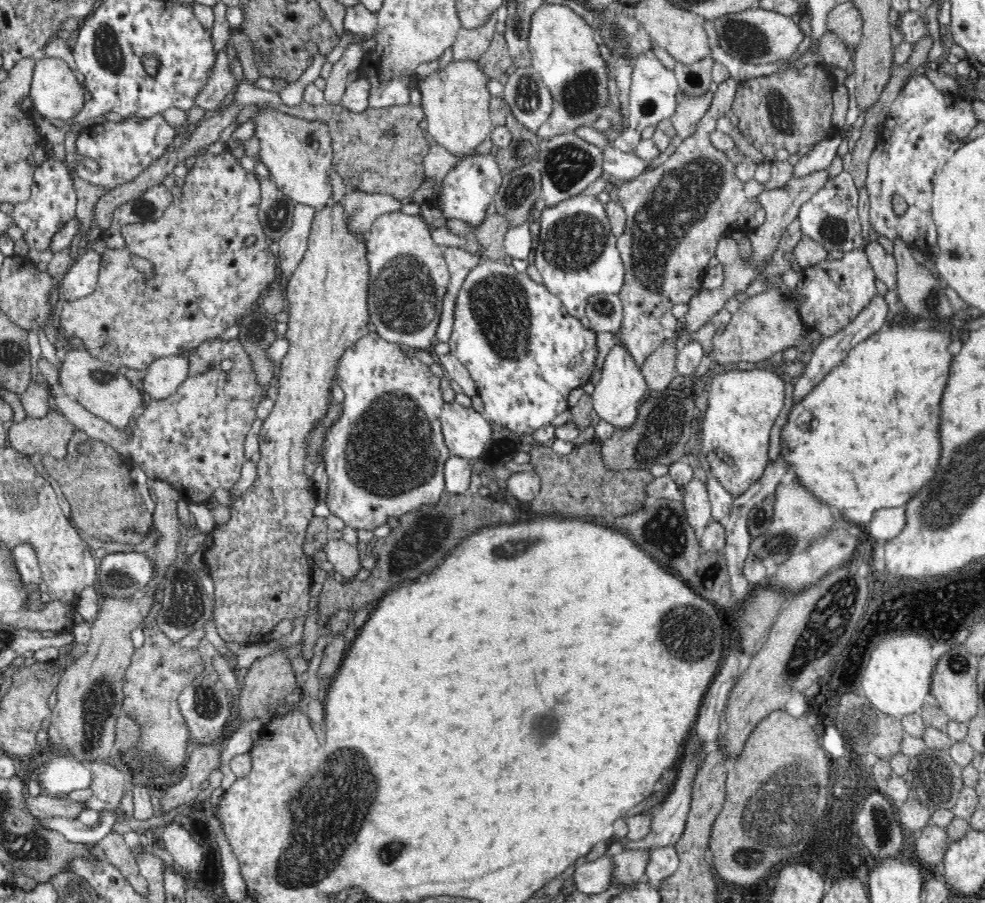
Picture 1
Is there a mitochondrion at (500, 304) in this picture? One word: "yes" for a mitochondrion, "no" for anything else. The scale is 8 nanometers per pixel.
yes

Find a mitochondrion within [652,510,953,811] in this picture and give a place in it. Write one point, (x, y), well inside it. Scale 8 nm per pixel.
(826, 624)

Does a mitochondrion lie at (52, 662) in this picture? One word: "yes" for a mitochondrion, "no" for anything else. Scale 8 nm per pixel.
no

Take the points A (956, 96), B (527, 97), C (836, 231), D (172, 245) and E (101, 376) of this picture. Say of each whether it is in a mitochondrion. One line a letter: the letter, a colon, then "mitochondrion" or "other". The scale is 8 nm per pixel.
A: other
B: mitochondrion
C: mitochondrion
D: other
E: mitochondrion

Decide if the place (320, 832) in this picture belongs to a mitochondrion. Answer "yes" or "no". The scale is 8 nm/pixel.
yes

